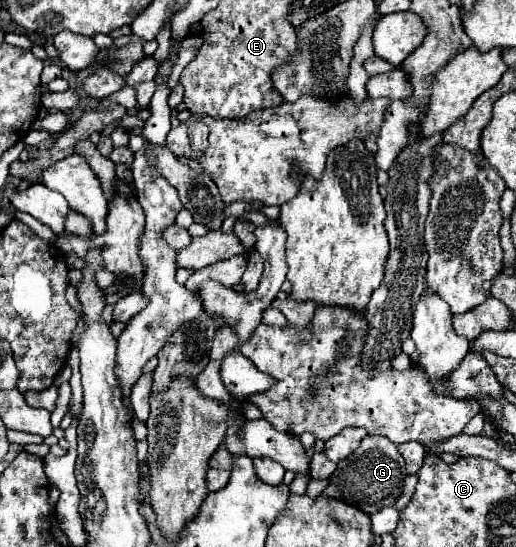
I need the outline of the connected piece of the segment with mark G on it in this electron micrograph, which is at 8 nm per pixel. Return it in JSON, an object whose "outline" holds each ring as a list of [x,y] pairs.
{"outline":[[[367,436],[351,456],[337,464],[337,470],[331,474],[323,494],[357,506],[367,514],[375,514],[377,510],[393,506],[397,502],[397,498],[403,494],[405,476],[407,476],[405,460],[399,454],[397,444],[383,436]]]}

